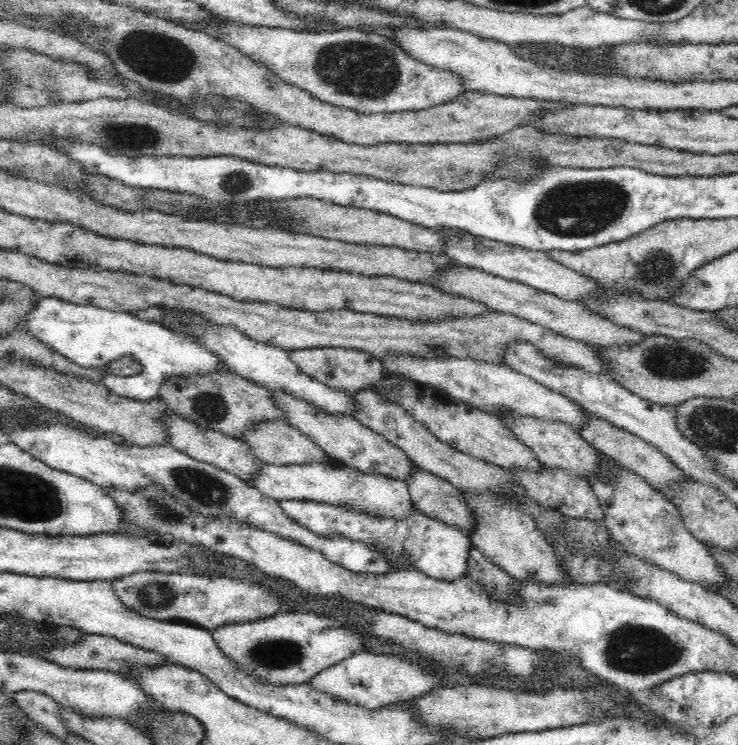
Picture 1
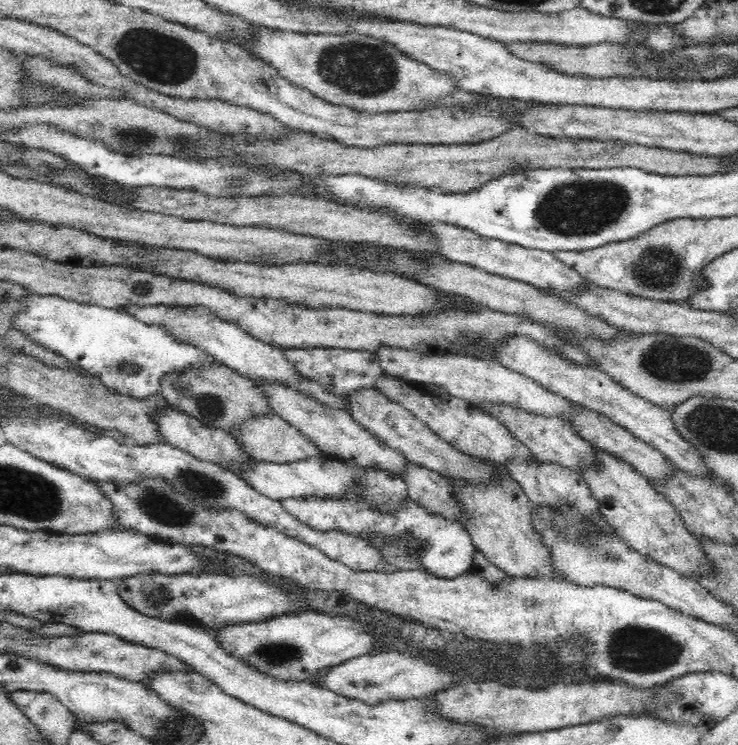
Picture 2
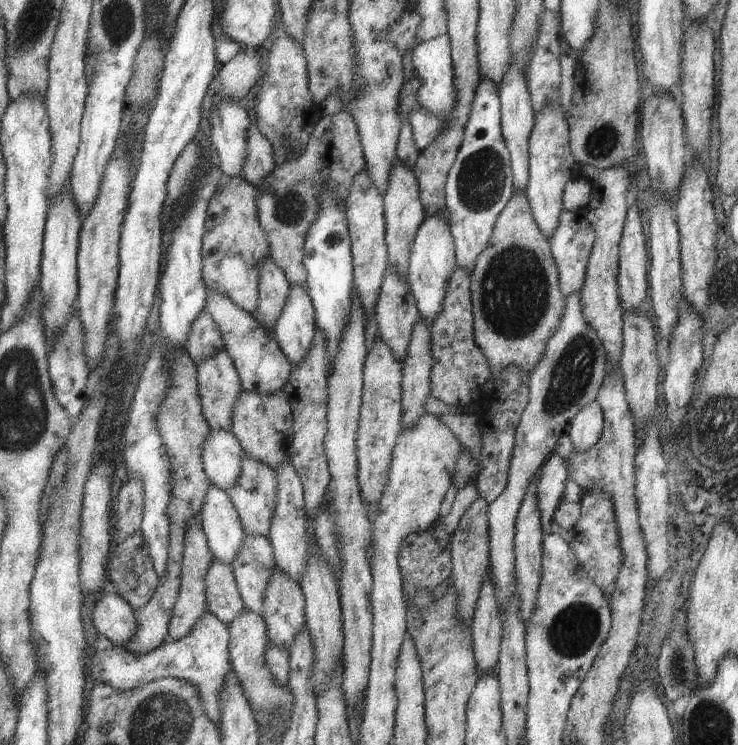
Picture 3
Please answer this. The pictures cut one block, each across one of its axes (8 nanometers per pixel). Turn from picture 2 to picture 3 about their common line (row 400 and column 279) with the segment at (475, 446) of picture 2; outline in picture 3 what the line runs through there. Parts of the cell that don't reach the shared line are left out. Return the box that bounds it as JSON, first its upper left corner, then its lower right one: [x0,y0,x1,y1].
[232,390,293,468]

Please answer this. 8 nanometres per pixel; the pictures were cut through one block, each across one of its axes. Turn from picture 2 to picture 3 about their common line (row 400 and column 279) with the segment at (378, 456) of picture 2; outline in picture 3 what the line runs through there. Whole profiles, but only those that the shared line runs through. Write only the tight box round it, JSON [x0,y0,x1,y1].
[254,256,291,329]

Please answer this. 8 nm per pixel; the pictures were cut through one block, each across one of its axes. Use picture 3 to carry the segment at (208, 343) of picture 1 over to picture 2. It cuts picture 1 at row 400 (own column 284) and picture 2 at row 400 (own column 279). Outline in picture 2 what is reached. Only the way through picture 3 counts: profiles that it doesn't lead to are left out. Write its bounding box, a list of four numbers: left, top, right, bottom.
[117,303,346,409]

